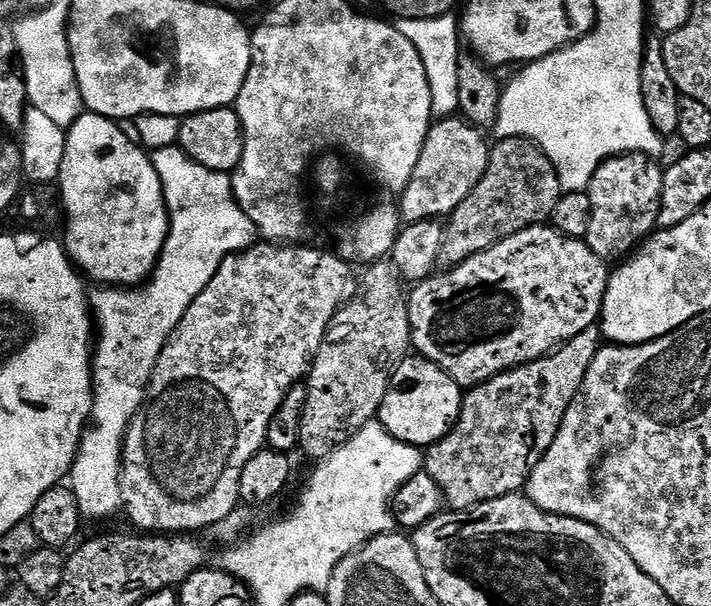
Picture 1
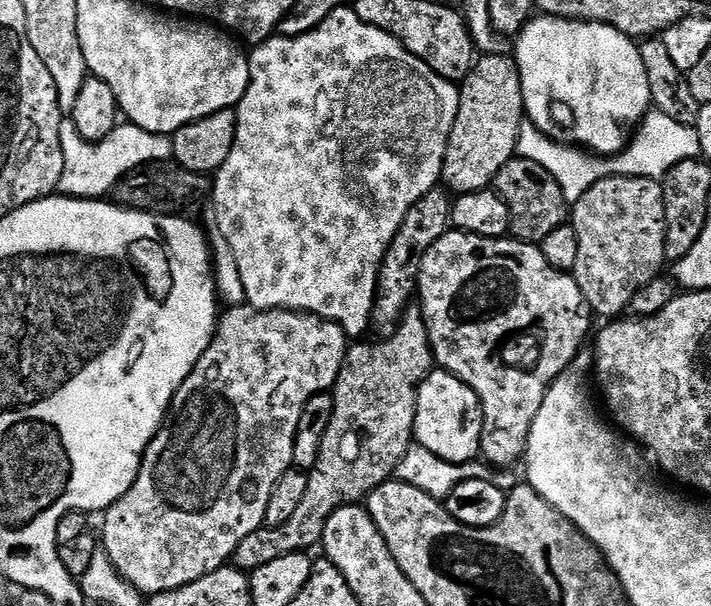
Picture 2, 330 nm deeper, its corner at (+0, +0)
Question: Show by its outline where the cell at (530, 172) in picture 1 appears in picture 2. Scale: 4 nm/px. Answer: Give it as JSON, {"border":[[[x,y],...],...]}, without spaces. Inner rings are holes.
{"border":[[[513,158],[498,170],[494,181],[494,190],[506,202],[510,210],[512,226],[511,235],[517,240],[523,240],[525,244],[543,245],[554,230],[558,230],[569,219],[570,201],[562,194],[562,186],[538,162],[530,162],[523,158]]]}

